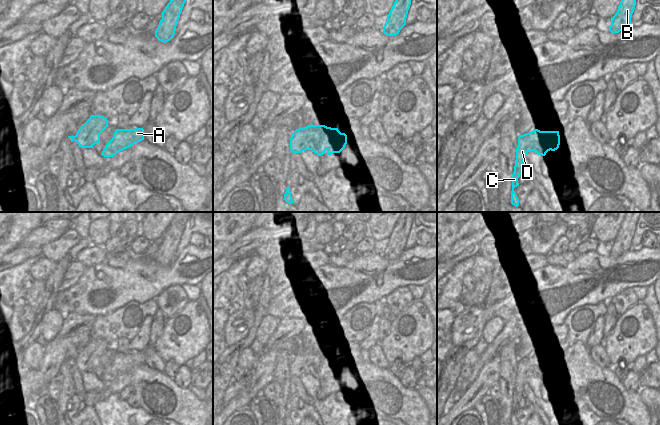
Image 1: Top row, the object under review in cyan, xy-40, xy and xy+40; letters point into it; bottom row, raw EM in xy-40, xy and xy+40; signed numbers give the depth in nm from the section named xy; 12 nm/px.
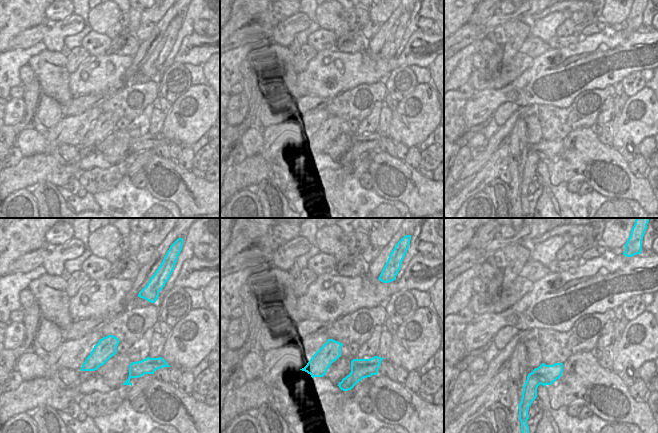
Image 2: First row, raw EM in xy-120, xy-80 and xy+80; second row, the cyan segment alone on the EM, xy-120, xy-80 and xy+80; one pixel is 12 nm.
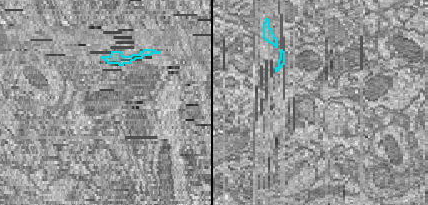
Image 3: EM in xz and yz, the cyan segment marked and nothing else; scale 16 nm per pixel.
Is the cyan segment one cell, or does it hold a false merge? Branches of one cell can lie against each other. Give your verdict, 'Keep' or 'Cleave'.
Cleave.

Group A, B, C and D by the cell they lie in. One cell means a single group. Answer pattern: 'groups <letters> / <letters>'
groups A / B C D

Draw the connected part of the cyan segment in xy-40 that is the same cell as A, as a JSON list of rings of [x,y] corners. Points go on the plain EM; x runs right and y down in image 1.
[[[135,352],[135,353],[116,353],[110,368],[103,372],[101,377],[104,381],[113,381],[118,376],[127,373],[144,364],[144,353]]]

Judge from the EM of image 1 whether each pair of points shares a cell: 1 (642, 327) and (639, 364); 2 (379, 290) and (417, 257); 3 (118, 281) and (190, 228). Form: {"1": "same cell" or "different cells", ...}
{"1": "different cells", "2": "same cell", "3": "different cells"}

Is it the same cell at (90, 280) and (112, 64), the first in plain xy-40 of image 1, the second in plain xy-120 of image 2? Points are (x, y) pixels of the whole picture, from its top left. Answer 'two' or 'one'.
one

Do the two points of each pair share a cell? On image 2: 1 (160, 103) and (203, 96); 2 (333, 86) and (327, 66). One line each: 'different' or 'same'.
1: different
2: same

